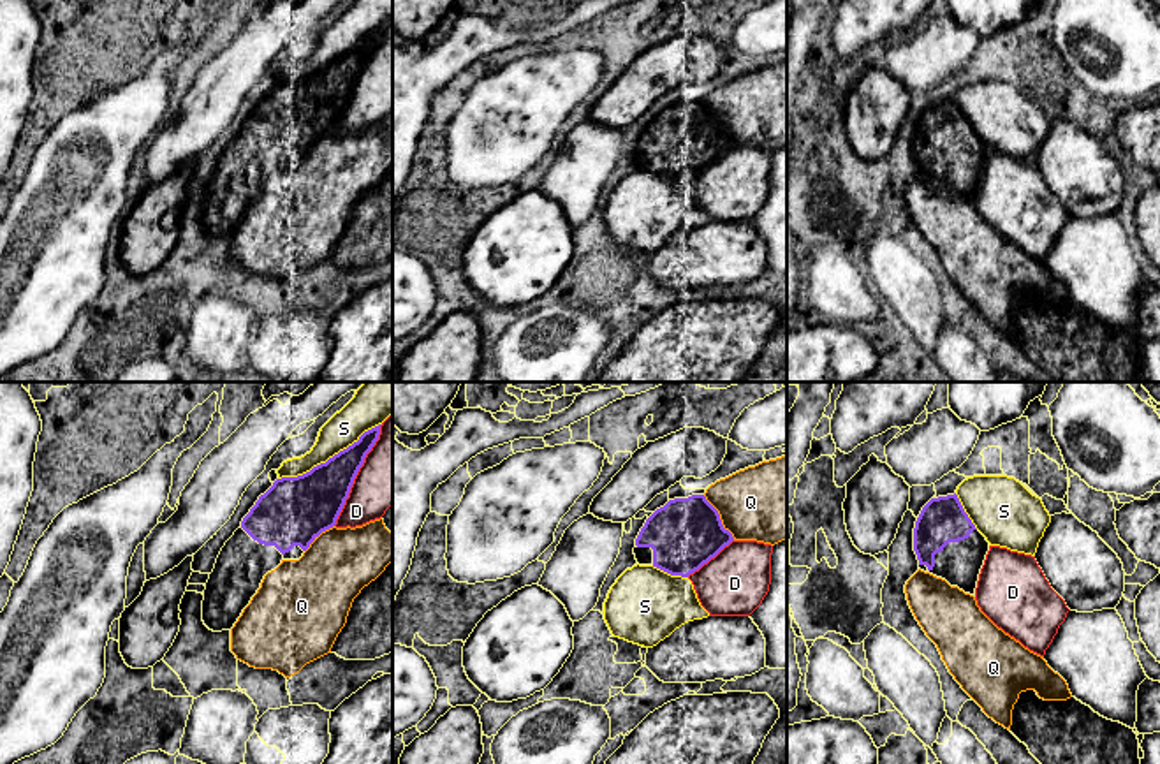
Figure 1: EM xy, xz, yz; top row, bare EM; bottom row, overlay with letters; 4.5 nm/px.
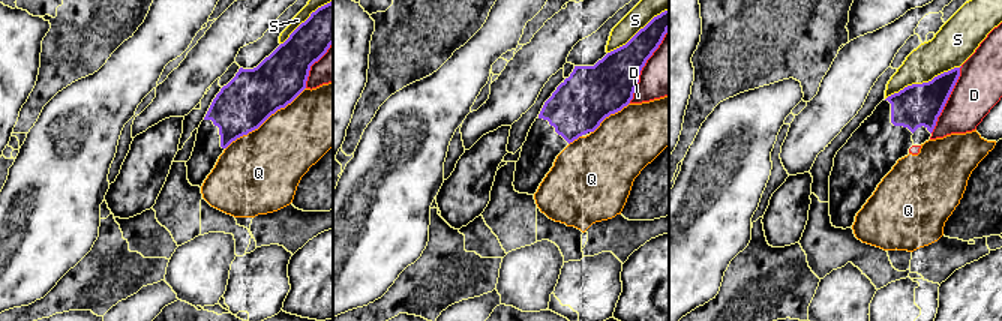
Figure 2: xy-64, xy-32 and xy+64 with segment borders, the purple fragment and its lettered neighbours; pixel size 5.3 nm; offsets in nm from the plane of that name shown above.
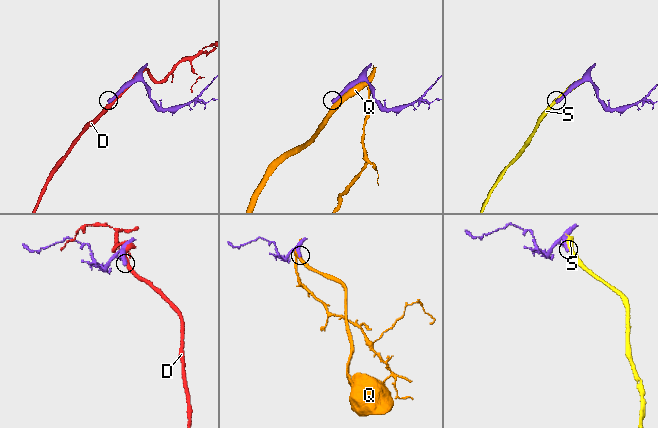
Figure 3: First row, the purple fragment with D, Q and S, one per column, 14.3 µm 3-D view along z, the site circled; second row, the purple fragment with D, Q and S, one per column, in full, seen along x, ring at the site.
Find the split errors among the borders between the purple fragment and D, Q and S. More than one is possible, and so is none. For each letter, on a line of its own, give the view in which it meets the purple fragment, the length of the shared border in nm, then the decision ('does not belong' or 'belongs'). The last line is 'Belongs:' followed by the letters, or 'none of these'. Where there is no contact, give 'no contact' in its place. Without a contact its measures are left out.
D: contact in xy; length 500 nm; does not belong
Q: contact in xz; length 260 nm; does not belong
S: contact in xy; length 550 nm; does not belong
Belongs: none of these

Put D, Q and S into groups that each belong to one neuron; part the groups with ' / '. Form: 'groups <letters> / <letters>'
groups D / Q / S

